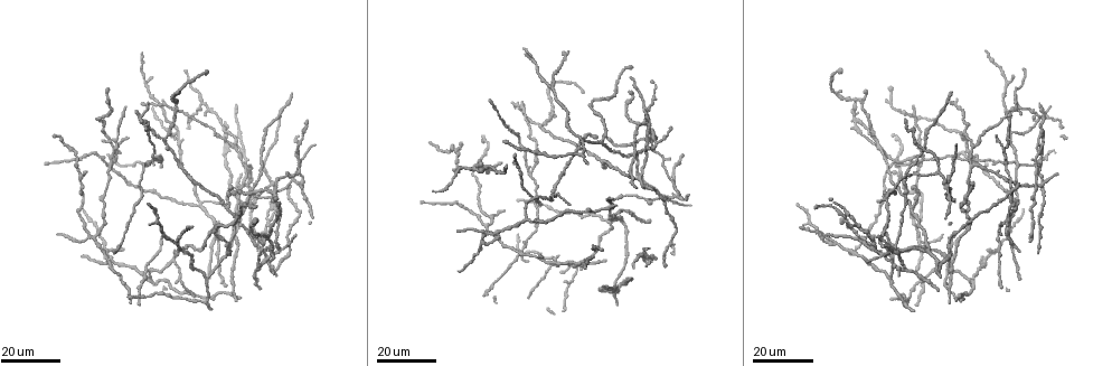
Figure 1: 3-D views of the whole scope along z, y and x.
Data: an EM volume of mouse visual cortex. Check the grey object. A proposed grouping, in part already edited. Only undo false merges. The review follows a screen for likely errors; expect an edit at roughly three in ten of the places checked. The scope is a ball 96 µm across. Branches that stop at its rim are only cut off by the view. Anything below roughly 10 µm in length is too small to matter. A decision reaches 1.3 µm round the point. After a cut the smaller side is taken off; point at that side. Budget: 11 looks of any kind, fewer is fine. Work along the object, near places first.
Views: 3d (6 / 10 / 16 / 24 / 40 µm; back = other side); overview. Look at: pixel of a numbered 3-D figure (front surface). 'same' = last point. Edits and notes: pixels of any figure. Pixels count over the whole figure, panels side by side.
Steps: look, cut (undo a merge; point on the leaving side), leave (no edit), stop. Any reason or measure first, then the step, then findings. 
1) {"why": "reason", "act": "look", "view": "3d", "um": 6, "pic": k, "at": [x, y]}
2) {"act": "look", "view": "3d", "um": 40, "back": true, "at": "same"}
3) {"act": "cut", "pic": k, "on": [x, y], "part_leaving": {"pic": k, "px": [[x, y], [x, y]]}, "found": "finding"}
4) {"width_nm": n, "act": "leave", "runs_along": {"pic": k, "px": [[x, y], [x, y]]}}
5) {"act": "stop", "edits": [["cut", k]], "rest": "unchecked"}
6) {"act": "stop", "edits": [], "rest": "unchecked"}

{"why": "side arm on a straight run", "act": "look", "view": "3d", "um": 24, "pic": 1, "at": [1010, 206]}

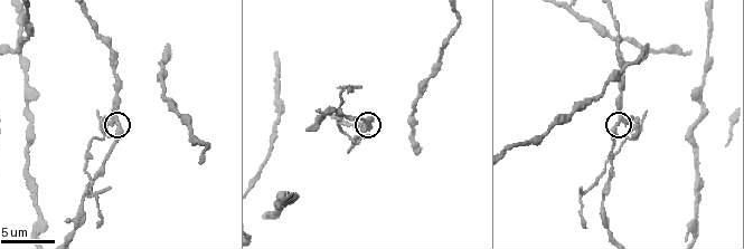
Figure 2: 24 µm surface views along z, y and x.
{"act": "look", "view": "3d", "um": 10, "pic": 2, "at": [620, 122]}

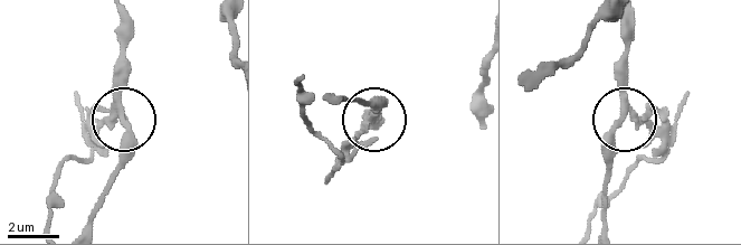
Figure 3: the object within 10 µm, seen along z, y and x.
{"width_nm": 230, "act": "cut", "pic": 3, "on": [88, 111], "part_leaving": {"pic": 3, "px": [[112, 111], [91, 153], [64, 167], [48, 224]]}, "found": "a second neuron is stuck on"}

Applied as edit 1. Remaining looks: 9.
{"why": "four or more arms meet", "act": "look", "view": "3d", "um": 16, "pic": 1, "at": [948, 179]}

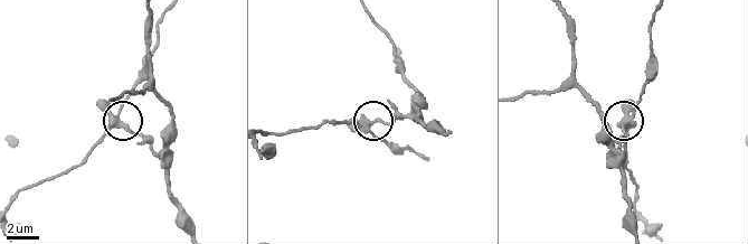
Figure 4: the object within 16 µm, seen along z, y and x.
{"why": "zoom in", "act": "look", "view": "3d", "um": 6, "pic": 4, "at": [366, 127]}

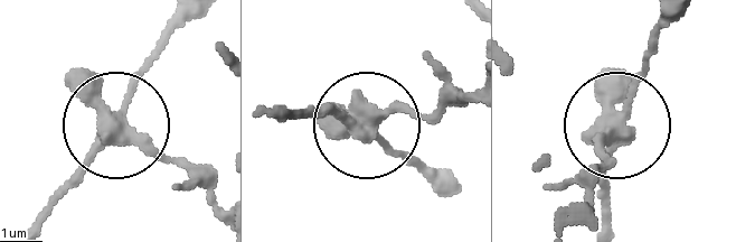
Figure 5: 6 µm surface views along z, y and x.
{"act": "look", "view": "3d", "um": 6, "back": true, "pic": 5, "at": [617, 118]}

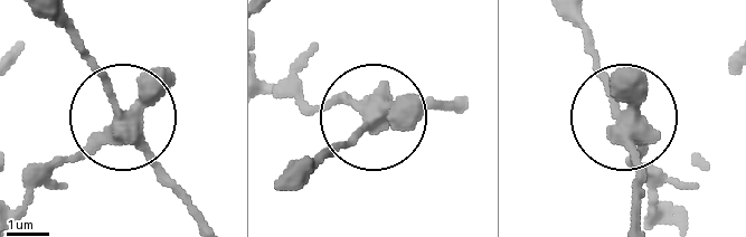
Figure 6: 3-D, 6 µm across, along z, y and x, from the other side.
{"act": "cut", "pic": 6, "on": [162, 180], "part_leaving": {"pic": 6, "px": [[128, 128], [202, 220]]}, "found": "two neurons meet here"}

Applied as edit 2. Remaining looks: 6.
{"act": "look", "view": "overview"}

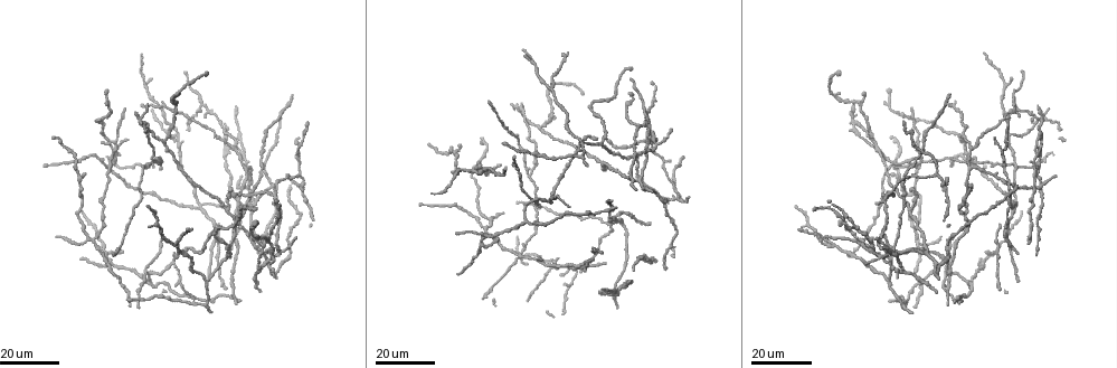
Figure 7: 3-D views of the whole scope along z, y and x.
{"why": "three arms meet", "act": "look", "view": "3d", "um": 24, "pic": 7, "at": [936, 171]}

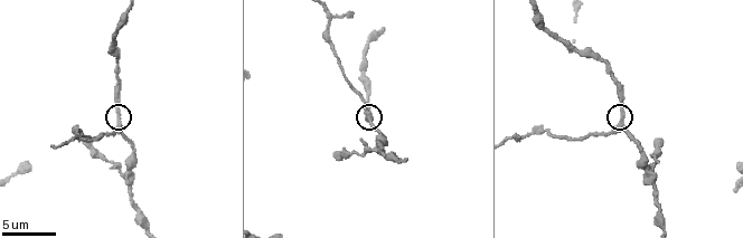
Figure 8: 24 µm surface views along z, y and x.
{"why": "closer look", "act": "look", "view": "3d", "um": 6, "pic": 8, "at": [622, 124]}

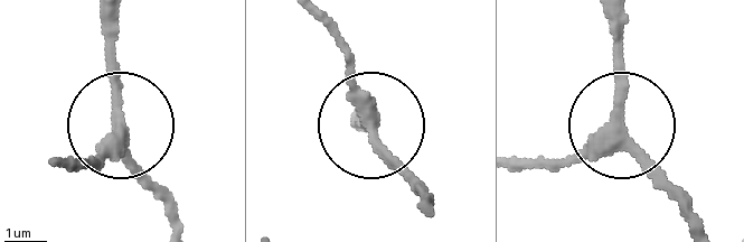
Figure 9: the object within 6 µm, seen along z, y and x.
{"why": "from behind", "act": "look", "view": "3d", "um": 6, "back": true, "pic": 9, "at": [616, 126]}

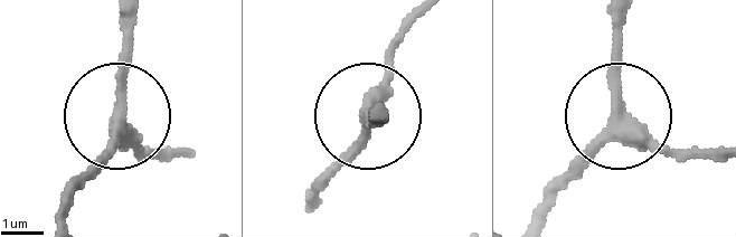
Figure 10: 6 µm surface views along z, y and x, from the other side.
{"arms": 3, "act": "leave", "runs_along": {"pic": 10, "px": [[176, 153], [143, 153], [122, 117], [112, 153], [62, 204]]}, "found": "all the same neuron"}

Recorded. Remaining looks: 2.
{"why": "four-way junction", "act": "look", "view": "3d", "um": 24, "pic": 7, "at": [577, 269]}

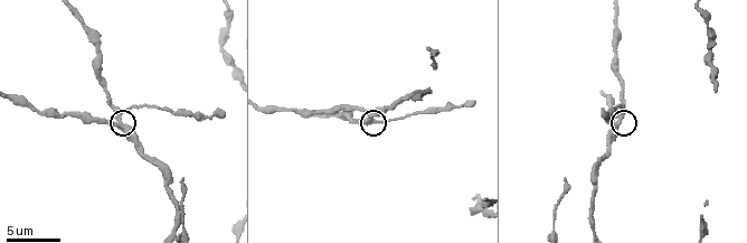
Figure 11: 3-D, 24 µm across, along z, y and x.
{"act": "look", "view": "3d", "um": 6, "pic": 11, "at": [120, 119]}

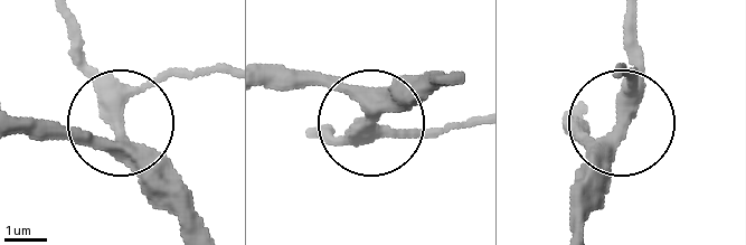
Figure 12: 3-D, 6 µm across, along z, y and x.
{"act": "leave", "runs_along": {"pic": 12, "px": [[582, 115], [589, 138], [621, 130], [578, 213]]}, "found": "continuous, no second neuron"}

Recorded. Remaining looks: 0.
{"act": "stop", "edits": [["cut", 3], ["cut", 6]], "rest": "unchecked"}

